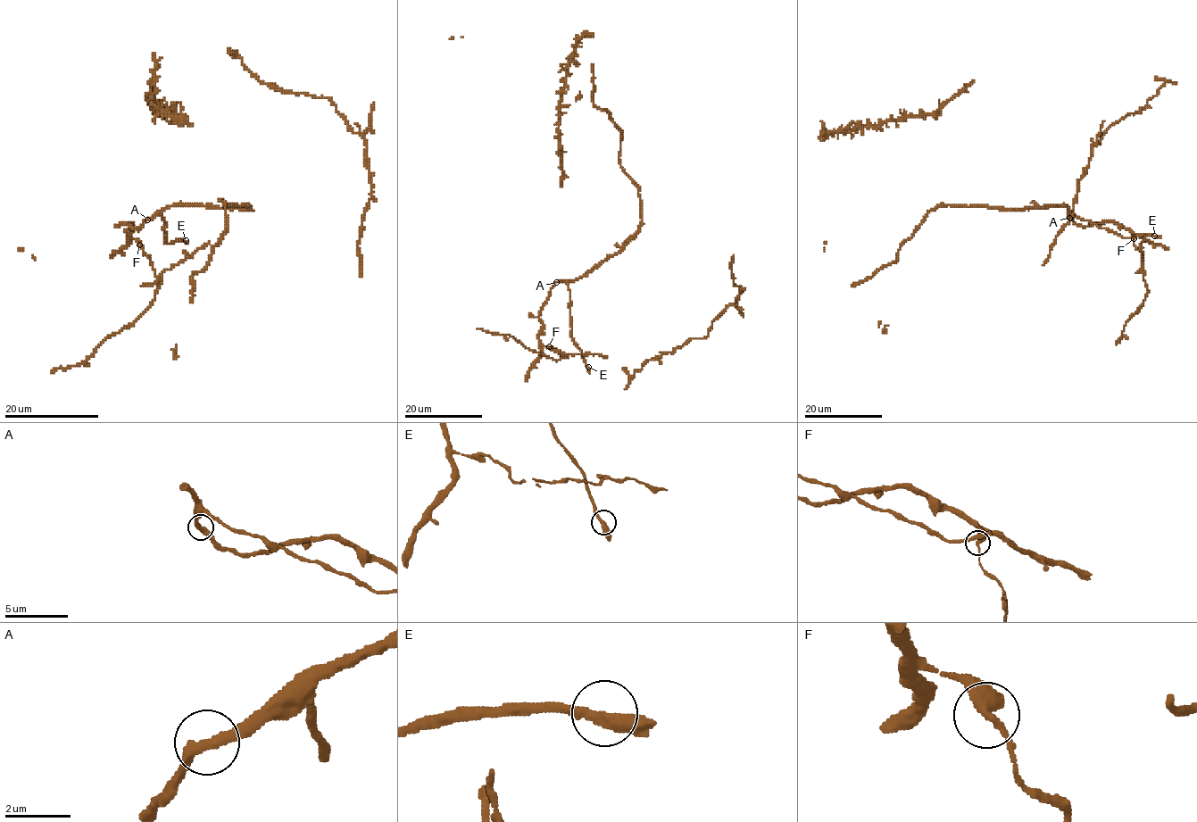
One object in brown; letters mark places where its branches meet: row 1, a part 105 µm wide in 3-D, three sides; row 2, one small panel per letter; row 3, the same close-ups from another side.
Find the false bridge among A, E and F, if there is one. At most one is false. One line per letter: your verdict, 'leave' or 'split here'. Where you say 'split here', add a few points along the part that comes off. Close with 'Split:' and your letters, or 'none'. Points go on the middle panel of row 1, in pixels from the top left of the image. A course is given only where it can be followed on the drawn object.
A: leave
E: leave
F: split here | (549, 345), (564, 356), (557, 361), (527, 349), (508, 335), (477, 328)
Split: F

